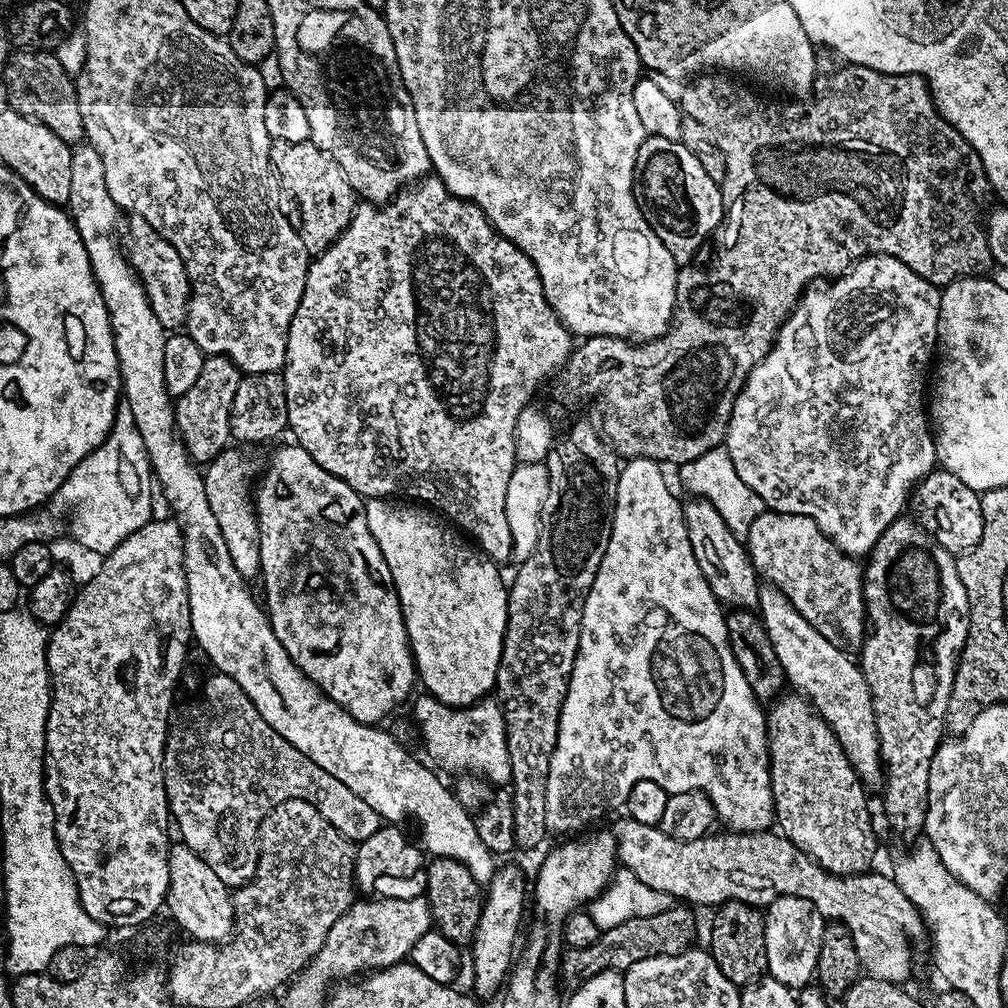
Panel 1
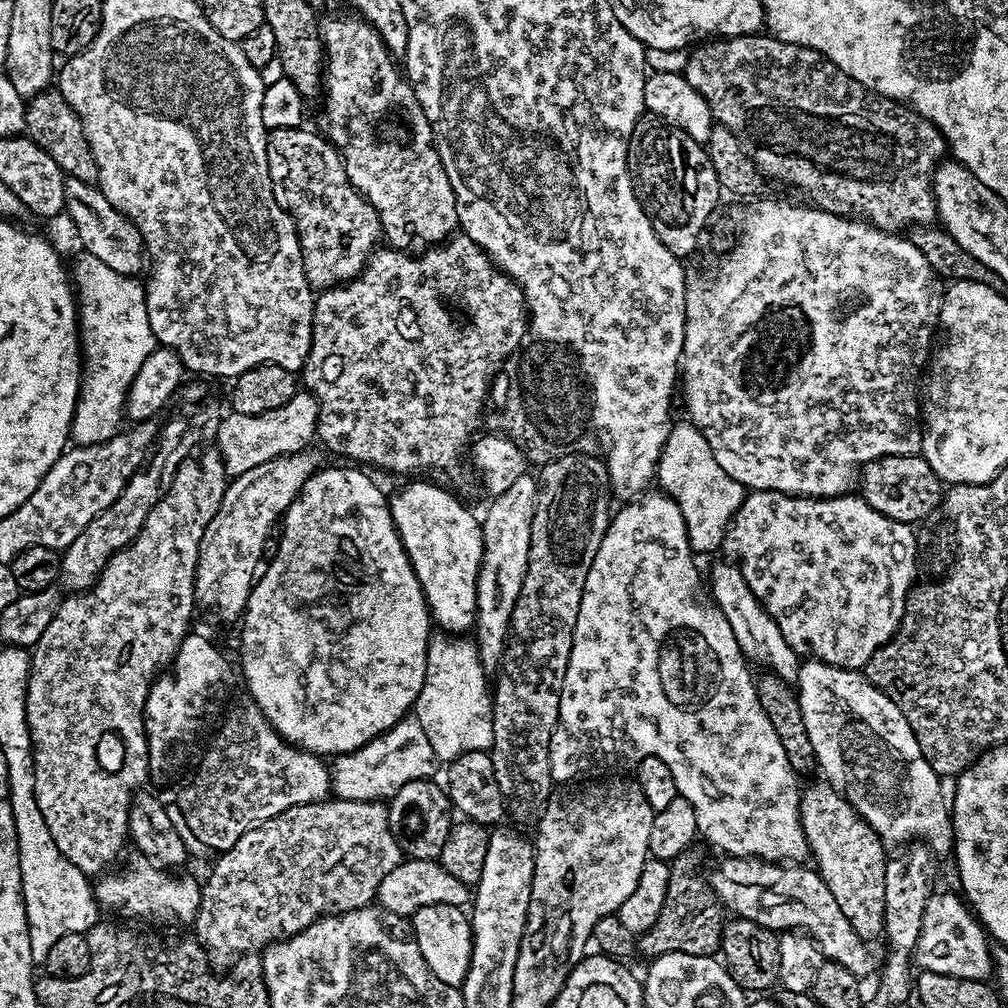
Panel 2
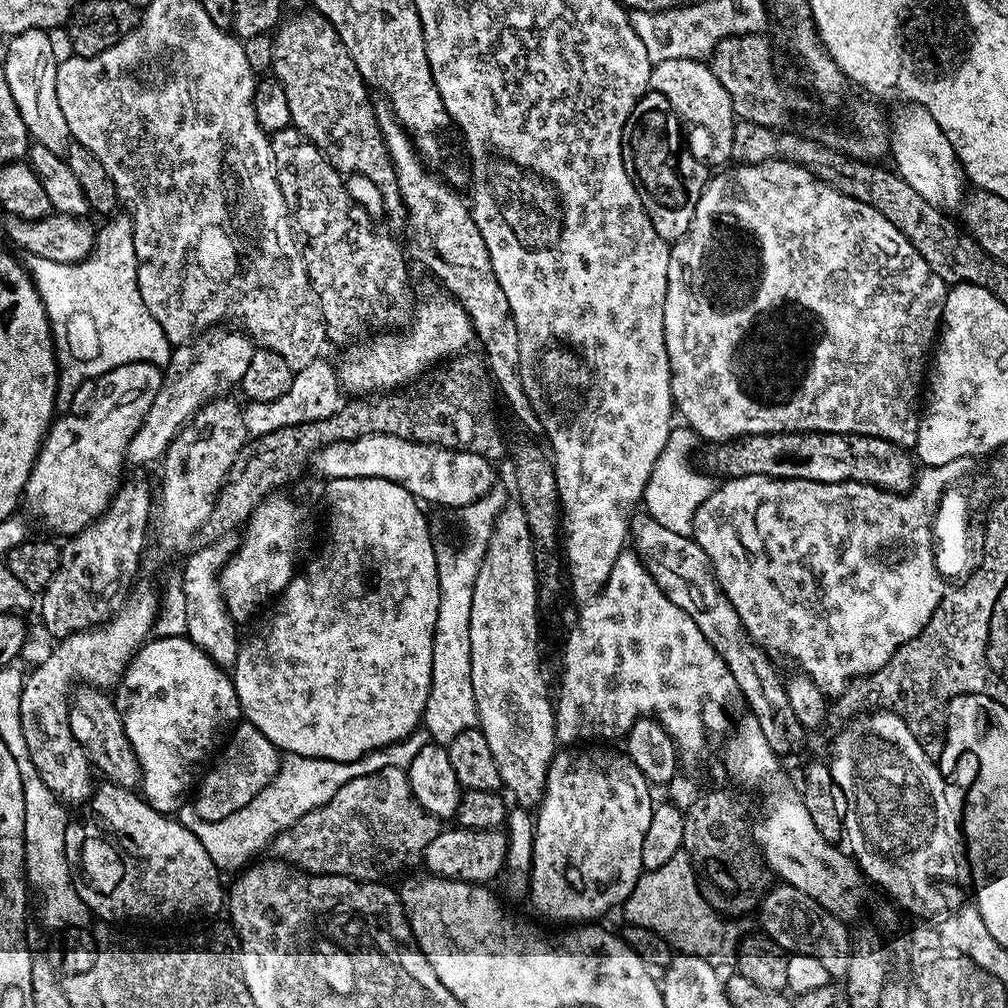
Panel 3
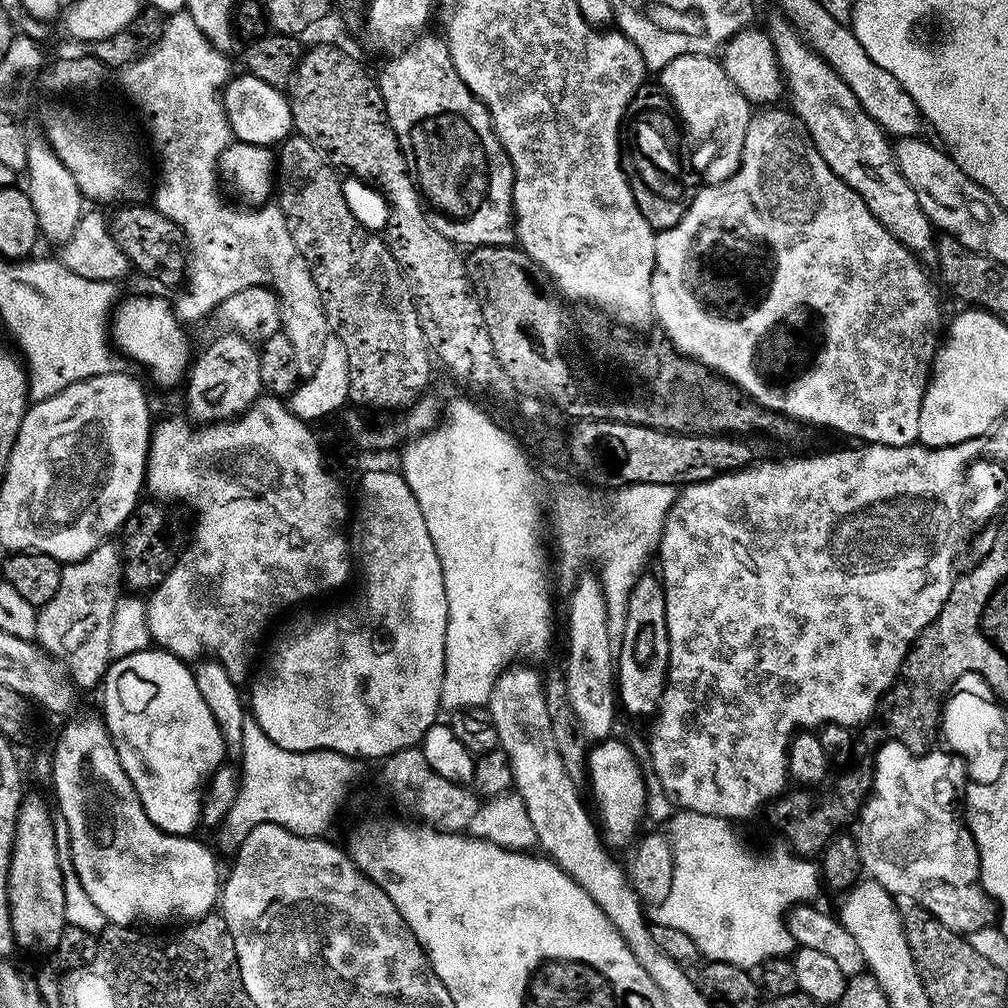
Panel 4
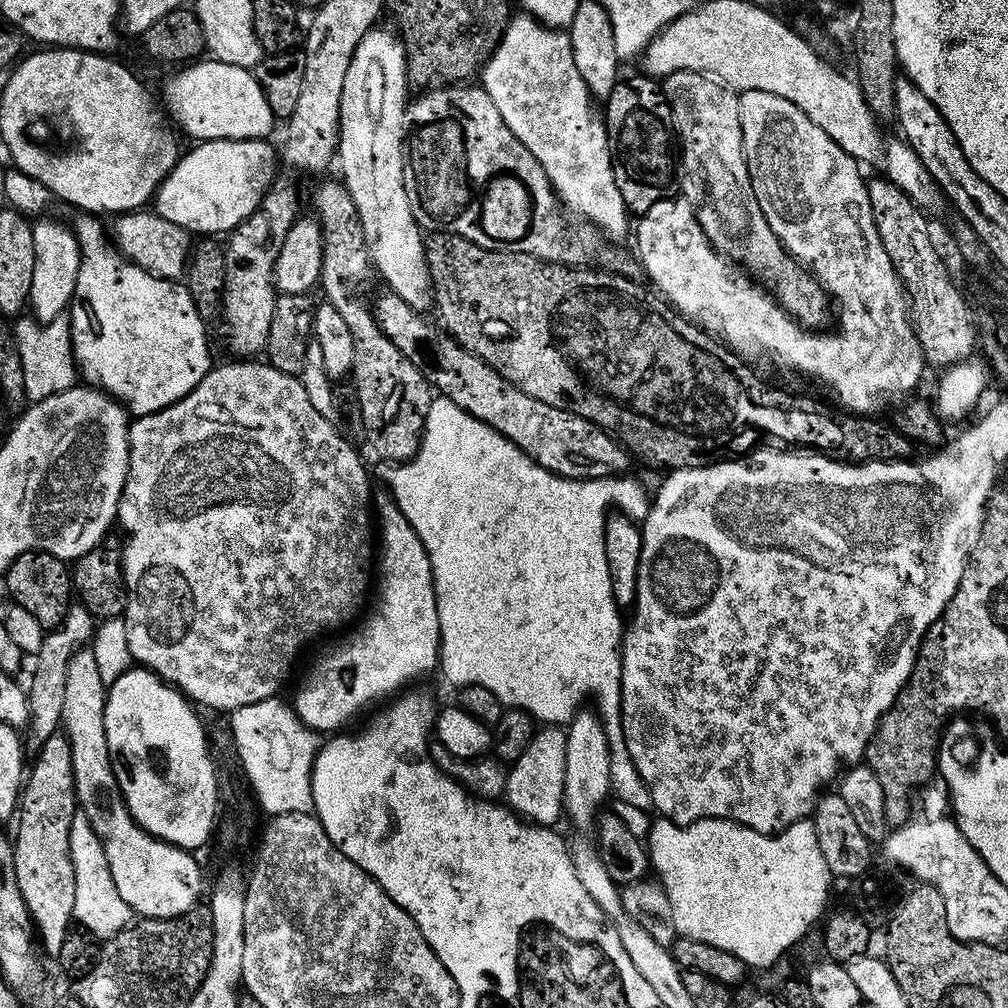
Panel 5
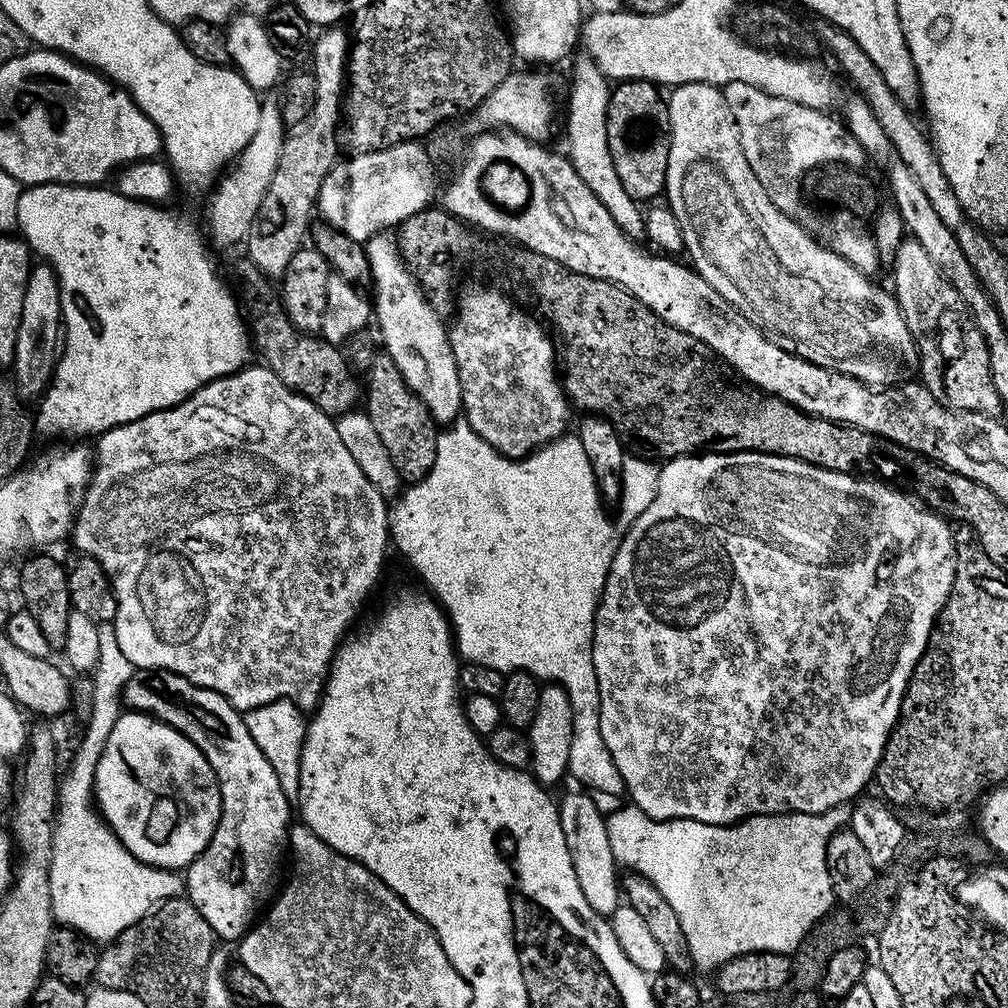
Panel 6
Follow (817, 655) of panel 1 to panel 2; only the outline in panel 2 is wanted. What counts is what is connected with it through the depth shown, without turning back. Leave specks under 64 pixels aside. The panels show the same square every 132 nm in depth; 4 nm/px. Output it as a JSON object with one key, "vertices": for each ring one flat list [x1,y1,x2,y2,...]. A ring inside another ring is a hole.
{"vertices":[[805,659,794,683,800,697,802,719,806,722,806,734,814,745,816,763,823,779,843,792,850,806,880,836,885,846,904,846,917,838,923,838,933,853,951,853,954,848,952,817,946,796,940,793,941,777,932,769,916,741,910,722,906,722,900,706,886,693,872,685,863,671,839,668,825,660]]}

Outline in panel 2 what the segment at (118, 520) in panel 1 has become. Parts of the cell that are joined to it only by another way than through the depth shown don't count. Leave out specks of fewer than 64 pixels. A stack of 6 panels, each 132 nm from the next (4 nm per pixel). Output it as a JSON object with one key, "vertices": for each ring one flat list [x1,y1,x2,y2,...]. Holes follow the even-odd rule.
{"vertices":[[81,251,79,255,76,265,71,265,70,268,70,279,74,285,78,305,82,353,80,397,76,403,70,437,71,443,76,446,101,444,121,431,123,424,120,423,125,423,126,420,130,386,138,370,142,370,142,362,146,362,146,358,150,358,153,349,158,346,153,331,150,330,150,318,146,314,145,285,139,279,118,274,118,270,112,270,110,266,106,266,106,262,100,262,98,258,94,258,94,254]]}

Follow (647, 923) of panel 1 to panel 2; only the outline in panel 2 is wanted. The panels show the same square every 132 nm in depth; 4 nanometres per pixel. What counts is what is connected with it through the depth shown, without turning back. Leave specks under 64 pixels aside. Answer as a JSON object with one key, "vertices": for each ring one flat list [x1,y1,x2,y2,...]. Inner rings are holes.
{"vertices":[[699,847,688,848,670,861,668,889,662,902,662,910,654,926,639,933,639,955,655,958,662,954,681,952,695,956,715,957,720,952,720,939,726,923,726,909,720,897,710,887,709,881,700,873]]}

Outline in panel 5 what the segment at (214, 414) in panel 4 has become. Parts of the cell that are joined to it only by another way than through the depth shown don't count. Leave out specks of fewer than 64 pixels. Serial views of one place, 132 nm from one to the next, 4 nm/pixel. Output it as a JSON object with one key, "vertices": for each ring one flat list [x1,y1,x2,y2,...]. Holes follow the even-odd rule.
{"vertices":[[283,178,277,179,268,193,262,198,262,202,239,226,227,233,228,245,223,245,224,258,224,298,223,317,224,336,228,339,228,348,236,358,252,358,255,352,264,352,264,347,270,334,270,318,274,318,274,306,276,305,277,290,274,283,276,275,276,263,278,254,282,250,282,242,286,242,286,234,296,223,300,212,300,200,296,197,296,188,287,184]]}

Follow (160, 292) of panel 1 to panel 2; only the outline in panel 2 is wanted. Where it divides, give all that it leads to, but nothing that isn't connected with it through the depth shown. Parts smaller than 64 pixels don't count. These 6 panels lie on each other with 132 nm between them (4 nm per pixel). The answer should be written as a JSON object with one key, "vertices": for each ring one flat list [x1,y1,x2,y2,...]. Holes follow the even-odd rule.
{"vertices":[[69,175,64,181,64,189,64,212,72,219,72,224,80,235,79,247,94,254,94,258,98,258,100,262,106,262,106,266,110,266,112,270,118,270,118,274,139,277,139,272,143,273,146,268,146,253,144,240,135,222,128,216,123,216,114,206,110,206,106,194,102,194,96,184,87,184]]}

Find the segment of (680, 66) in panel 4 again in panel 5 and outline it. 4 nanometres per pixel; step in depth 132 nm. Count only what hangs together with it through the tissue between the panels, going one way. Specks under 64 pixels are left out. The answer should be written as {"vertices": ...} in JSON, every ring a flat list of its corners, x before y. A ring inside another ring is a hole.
{"vertices":[[675,72,663,77,662,87,664,97,672,108,674,132,678,137,678,192,692,207,700,233,721,256,736,261,753,281,763,285,797,324,808,330,820,330,828,320,830,297,825,292,824,285,786,251,783,242,776,237,772,224,766,222,762,206,758,206,758,198,752,189,752,179,744,157,742,126,738,122,739,95,733,89,725,88,719,80,702,72]]}

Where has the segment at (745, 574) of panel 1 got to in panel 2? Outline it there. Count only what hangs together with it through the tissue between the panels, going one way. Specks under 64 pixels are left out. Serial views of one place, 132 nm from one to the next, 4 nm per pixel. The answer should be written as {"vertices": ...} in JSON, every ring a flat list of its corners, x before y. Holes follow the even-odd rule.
{"vertices":[[733,561,730,562,716,562,710,570,710,586,713,596,711,599,715,607,730,623,735,641,738,642,746,660,754,664,756,662,760,664,759,667,778,674,789,684,795,683,801,665,799,653,796,653,786,642,781,628,770,617,769,612,754,598,753,591,747,585,739,565]]}

